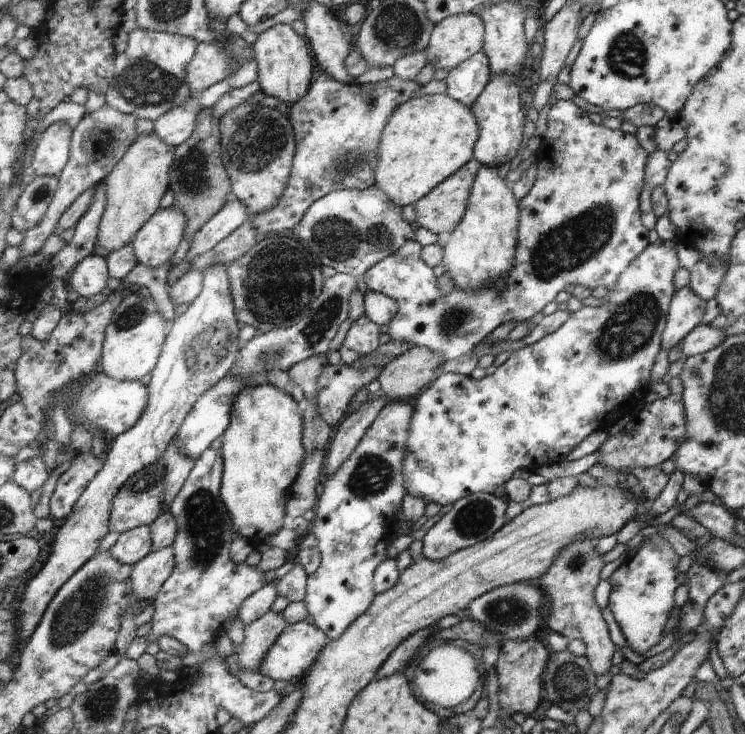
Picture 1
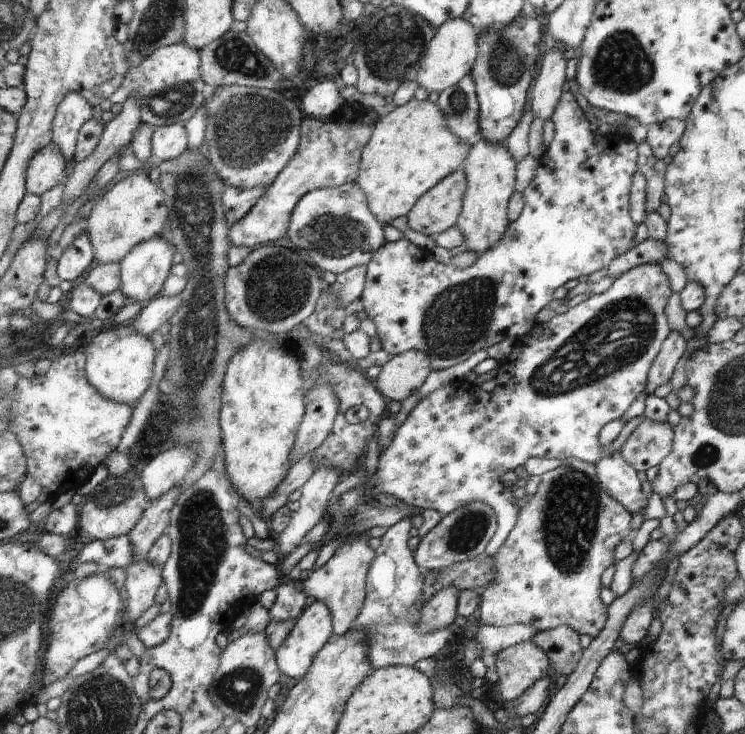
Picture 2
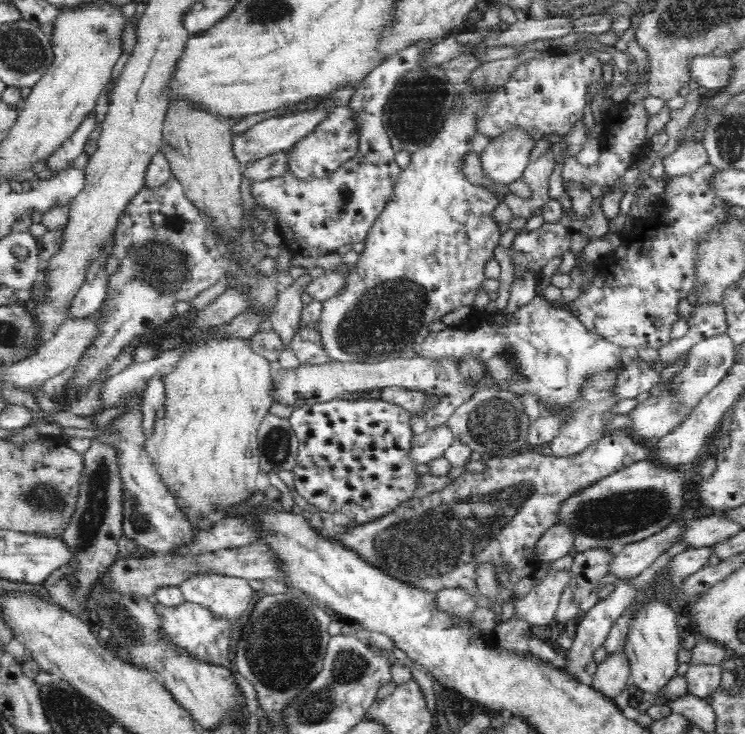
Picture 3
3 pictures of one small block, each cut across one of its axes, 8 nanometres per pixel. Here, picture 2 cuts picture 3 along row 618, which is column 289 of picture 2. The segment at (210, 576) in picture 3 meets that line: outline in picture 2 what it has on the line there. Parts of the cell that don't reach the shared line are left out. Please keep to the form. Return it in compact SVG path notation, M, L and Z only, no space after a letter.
M356 182L345 183L338 187L317 189L304 196L292 214L292 224L287 237L301 257L311 263L319 272L333 272L335 275L354 269L367 267L376 252L386 243L382 222L372 213L366 192Z

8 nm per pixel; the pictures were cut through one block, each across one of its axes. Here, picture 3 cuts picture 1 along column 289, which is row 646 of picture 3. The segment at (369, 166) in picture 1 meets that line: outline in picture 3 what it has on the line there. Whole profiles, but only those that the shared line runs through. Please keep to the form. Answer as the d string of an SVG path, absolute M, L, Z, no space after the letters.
M184 602L182 606L170 608L156 604L156 611L164 623L164 631L174 645L184 649L188 654L197 656L204 662L216 663L232 670L230 660L230 636L232 636L232 620L218 617L206 605Z

